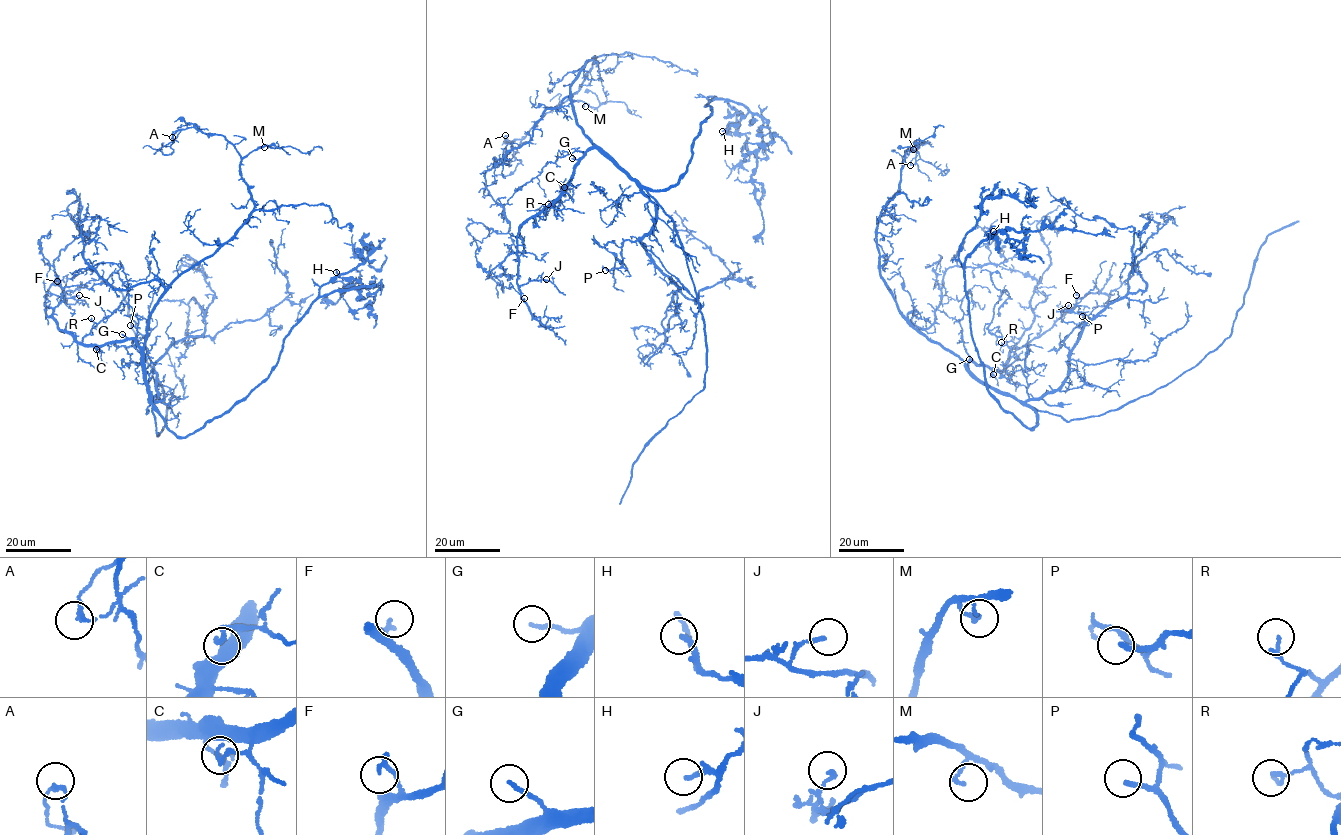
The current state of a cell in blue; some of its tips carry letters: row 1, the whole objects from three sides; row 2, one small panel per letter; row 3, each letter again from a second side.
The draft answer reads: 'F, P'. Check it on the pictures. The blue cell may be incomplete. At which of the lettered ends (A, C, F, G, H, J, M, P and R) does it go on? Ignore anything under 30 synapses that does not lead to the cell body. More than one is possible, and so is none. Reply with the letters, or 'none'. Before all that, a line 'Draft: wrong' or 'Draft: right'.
Draft: wrong
G, P

